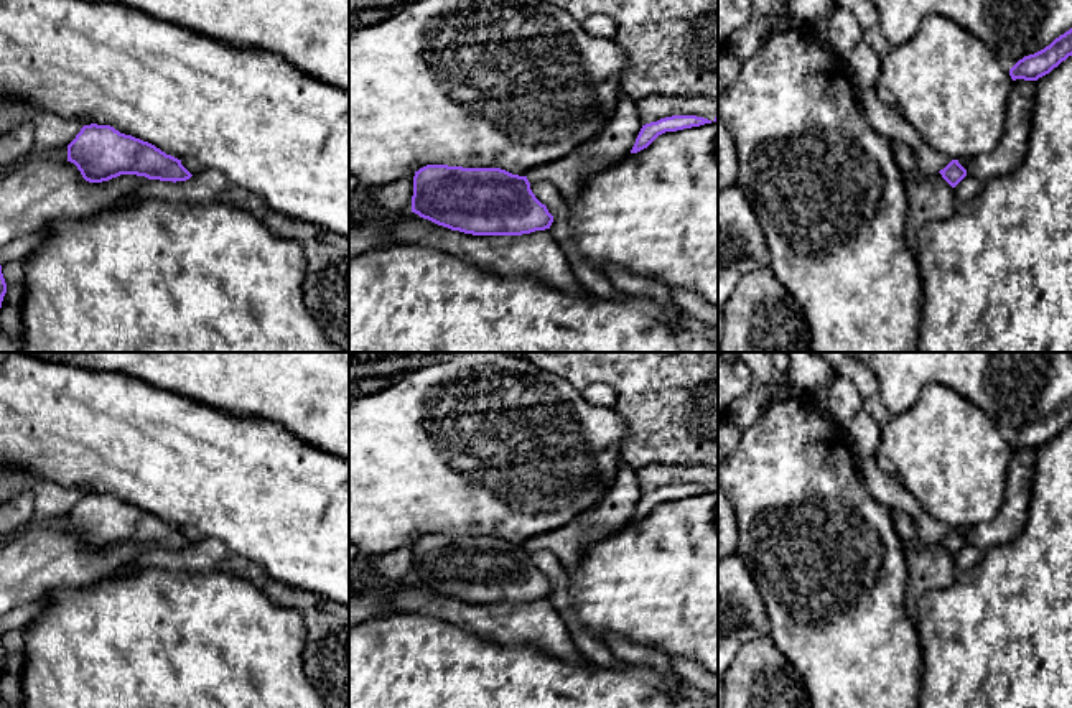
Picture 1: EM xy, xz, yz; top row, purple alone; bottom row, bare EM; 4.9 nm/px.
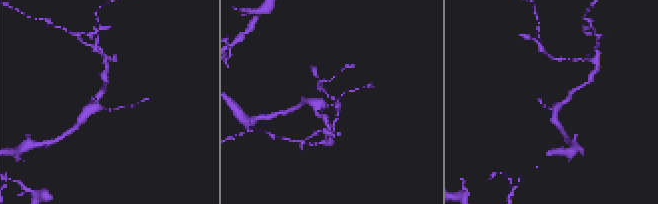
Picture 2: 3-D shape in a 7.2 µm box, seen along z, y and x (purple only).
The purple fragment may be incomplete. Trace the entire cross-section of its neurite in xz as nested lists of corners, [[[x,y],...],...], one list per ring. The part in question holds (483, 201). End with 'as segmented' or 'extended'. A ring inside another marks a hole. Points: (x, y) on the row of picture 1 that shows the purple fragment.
[[[426,165],[413,176],[412,212],[473,235],[522,235],[553,222],[527,176],[501,168]]]; as segmented

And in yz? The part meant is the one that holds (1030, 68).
[[[1072,28],[1060,35],[1059,38],[1056,38],[1044,49],[1019,59],[1009,69],[1009,76],[1013,81],[1016,79],[1037,81],[1039,77],[1049,74],[1069,56],[1072,56]]]; as segmented

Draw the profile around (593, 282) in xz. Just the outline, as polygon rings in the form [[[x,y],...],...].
[[[548,181],[530,183],[530,189],[535,198],[547,206],[548,212],[553,216],[550,226],[550,234],[563,249],[570,268],[578,280],[578,283],[593,295],[601,295],[604,298],[619,298],[622,293],[613,286],[604,273],[598,273],[571,245],[570,227],[568,227],[568,204],[560,194],[560,191]]]

